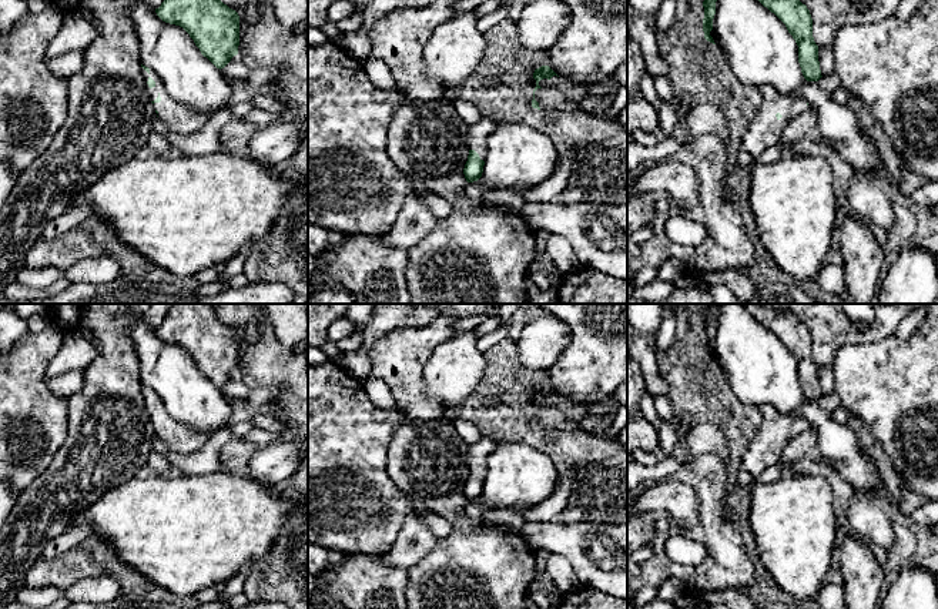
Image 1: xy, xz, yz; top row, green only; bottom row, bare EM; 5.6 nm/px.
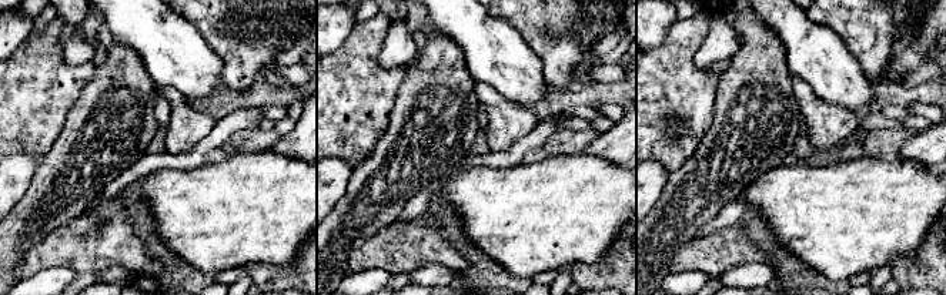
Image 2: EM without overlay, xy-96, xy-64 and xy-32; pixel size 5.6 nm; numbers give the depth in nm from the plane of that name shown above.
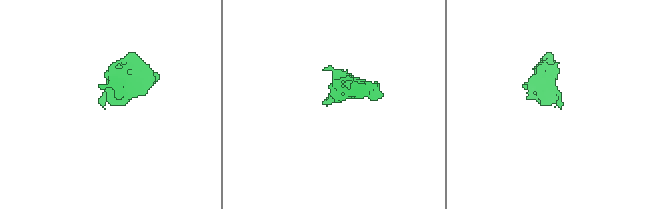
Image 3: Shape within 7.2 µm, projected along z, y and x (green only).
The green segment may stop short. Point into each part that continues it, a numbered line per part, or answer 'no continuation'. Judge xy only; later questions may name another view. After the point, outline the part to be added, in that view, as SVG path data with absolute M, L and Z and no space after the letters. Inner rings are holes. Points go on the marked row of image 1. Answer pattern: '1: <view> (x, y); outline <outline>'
1: xy (181, 120); outline M141 67L145 88L158 117L168 126L171 133L178 135L188 135L198 131L207 121L207 117L190 107L175 101L168 93L161 78L150 70L148 73Z

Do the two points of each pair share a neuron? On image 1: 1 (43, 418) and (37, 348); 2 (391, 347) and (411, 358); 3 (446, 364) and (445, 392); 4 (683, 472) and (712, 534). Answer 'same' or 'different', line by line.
1: same
2: same
3: same
4: same

